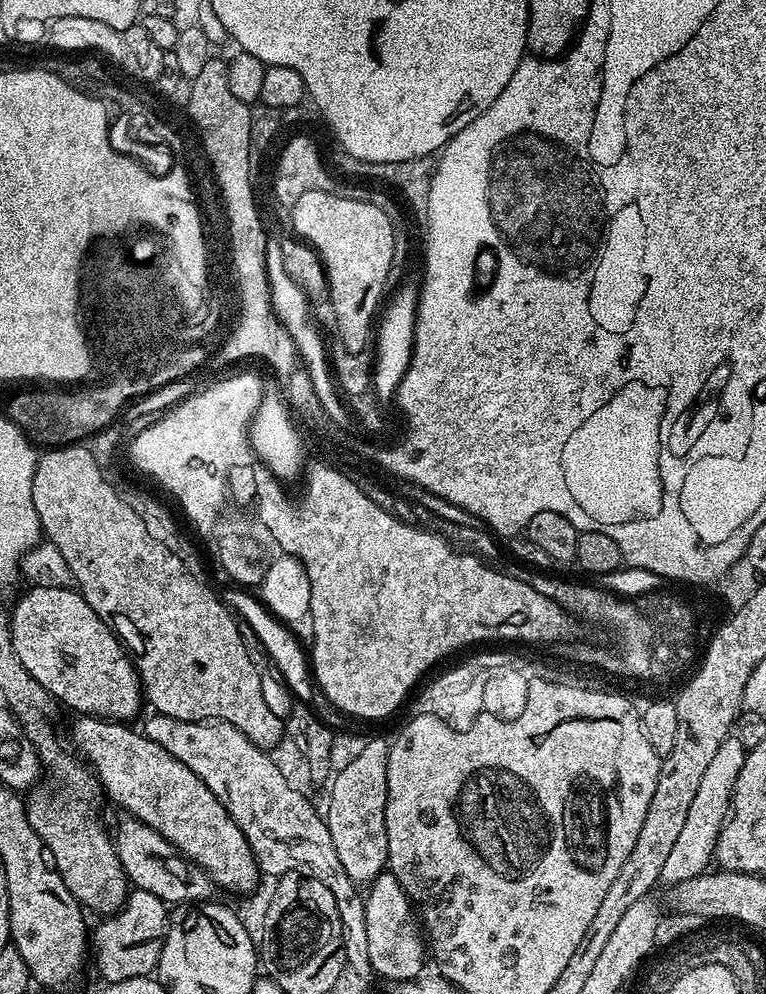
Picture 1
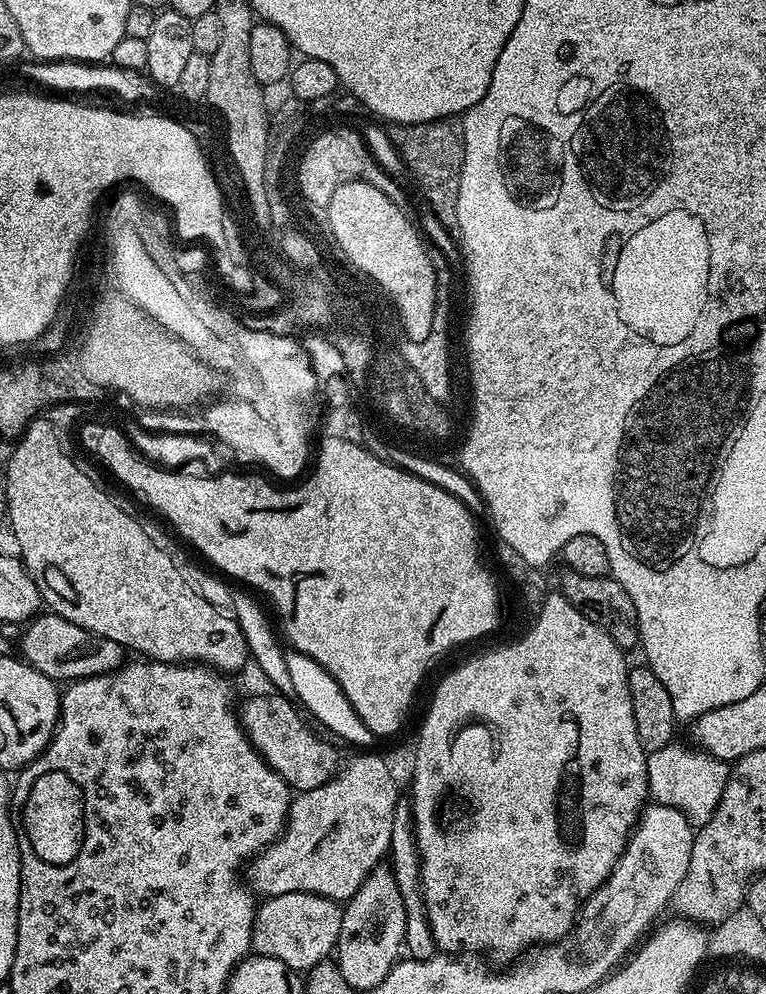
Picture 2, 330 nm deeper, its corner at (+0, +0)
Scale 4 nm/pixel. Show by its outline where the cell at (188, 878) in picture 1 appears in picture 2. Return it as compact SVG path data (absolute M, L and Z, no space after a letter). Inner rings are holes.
M291 892L269 896L257 907L252 927L252 952L257 956L278 958L286 966L307 970L325 963L335 953L342 927L342 908L337 901L310 894Z

